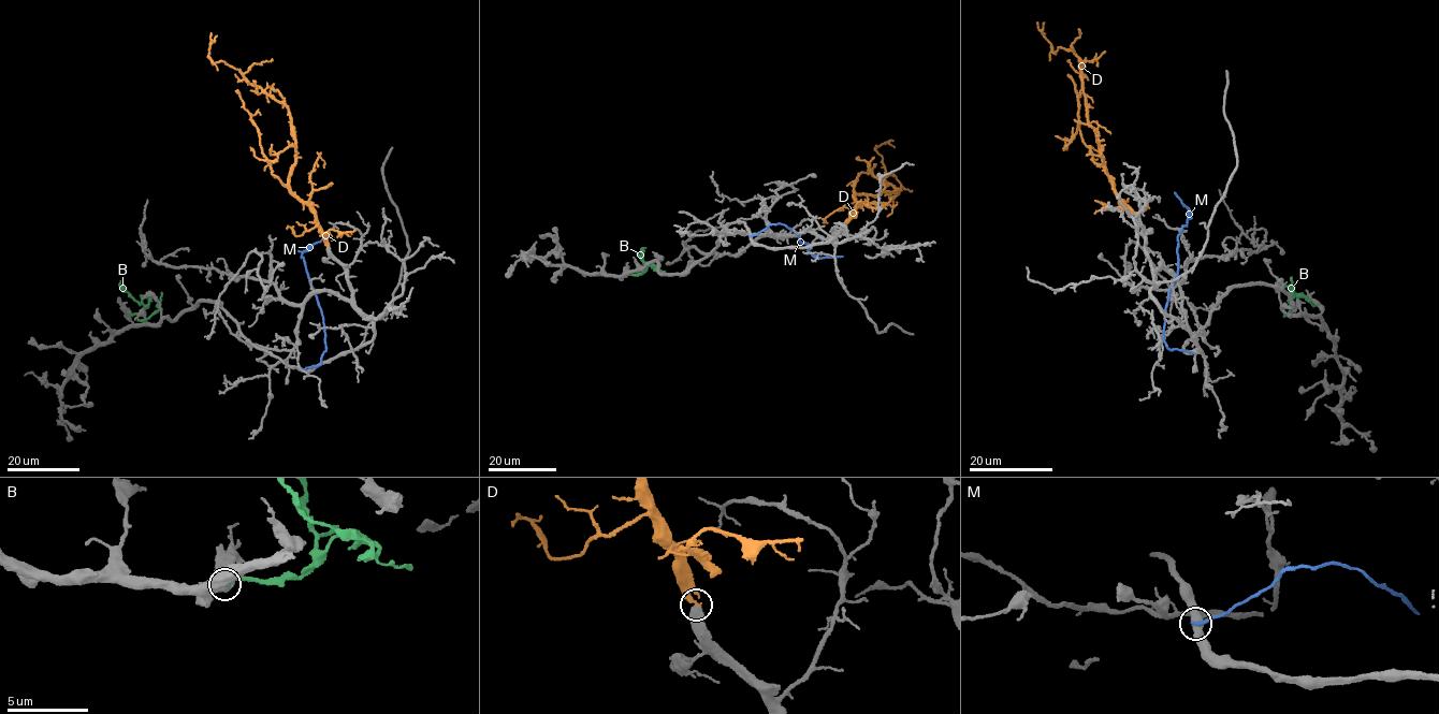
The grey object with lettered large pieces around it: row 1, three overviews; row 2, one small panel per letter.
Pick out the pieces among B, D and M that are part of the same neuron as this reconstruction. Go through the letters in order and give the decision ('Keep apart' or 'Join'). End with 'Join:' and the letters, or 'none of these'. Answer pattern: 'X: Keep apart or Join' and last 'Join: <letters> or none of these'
B: Keep apart
D: Join
M: Keep apart
Join: D

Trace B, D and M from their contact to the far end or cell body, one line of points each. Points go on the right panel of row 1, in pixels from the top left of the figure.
B: (1316, 305), (1294, 296), (1289, 287), (1289, 312), (1284, 316)
D: (1136, 217), (1103, 164), (1095, 129), (1089, 122), (1083, 63), (1064, 47), (1055, 52), (1037, 22)
M: (1193, 353), (1167, 348), (1163, 336), (1164, 309), (1177, 272), (1178, 234), (1187, 224), (1188, 209), (1174, 192)

